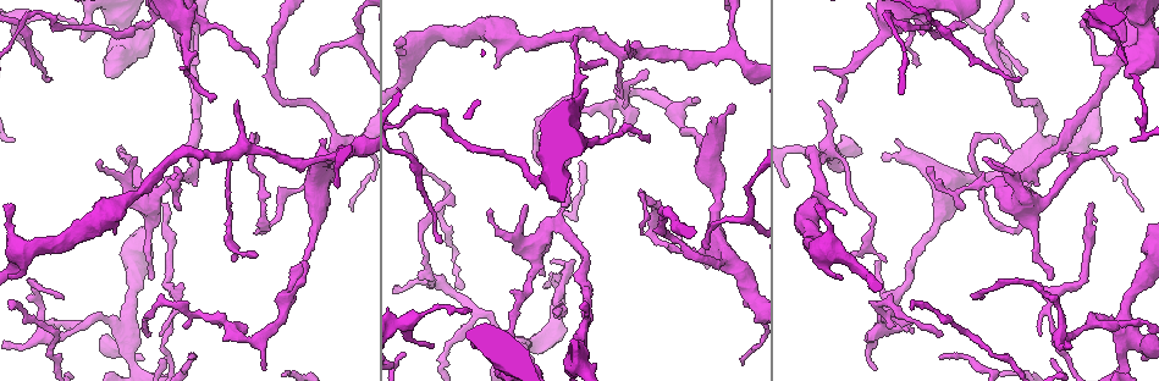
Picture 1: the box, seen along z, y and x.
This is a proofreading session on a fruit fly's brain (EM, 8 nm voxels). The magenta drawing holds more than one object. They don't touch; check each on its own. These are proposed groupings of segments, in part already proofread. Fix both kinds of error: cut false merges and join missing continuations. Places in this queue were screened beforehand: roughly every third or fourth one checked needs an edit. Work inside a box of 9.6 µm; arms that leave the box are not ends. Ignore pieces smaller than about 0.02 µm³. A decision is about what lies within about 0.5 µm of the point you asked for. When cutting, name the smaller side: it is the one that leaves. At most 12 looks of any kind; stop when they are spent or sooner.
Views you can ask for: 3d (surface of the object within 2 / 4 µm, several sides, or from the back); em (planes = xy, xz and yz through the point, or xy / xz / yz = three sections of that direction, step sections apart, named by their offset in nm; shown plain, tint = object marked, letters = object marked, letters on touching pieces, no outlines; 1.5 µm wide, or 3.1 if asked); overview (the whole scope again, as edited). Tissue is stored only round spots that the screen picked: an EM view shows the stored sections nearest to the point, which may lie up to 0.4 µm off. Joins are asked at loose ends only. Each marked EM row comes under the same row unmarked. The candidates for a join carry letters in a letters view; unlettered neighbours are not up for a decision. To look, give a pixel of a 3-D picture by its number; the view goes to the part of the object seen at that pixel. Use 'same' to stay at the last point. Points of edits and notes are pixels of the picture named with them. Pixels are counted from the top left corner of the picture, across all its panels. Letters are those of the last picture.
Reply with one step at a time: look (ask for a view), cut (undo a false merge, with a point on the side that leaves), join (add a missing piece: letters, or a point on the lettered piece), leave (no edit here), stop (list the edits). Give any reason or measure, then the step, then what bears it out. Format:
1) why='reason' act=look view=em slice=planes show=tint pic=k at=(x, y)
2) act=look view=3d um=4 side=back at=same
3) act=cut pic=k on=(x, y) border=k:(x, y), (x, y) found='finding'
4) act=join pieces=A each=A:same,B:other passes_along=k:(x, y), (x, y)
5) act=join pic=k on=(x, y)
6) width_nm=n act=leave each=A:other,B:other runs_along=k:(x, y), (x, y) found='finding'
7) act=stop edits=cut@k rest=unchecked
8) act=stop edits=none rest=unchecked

why='sudden change in width' act=look view=3d um=2 pic=1 at=(1037, 143)

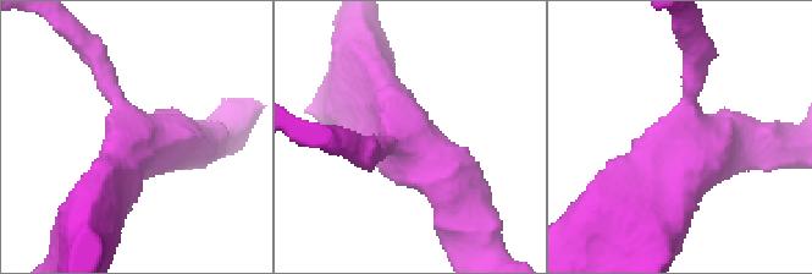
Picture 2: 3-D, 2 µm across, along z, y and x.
arms=3 arm_widths_nm=220,380,480 act=look view=em slice=planes show=tint pic=2 at=(129, 131)

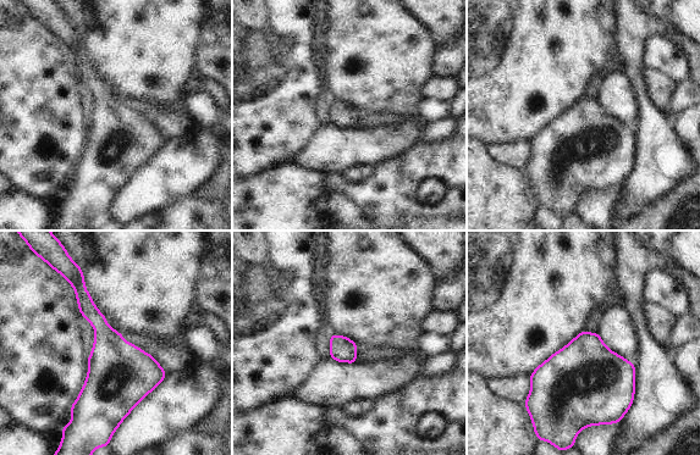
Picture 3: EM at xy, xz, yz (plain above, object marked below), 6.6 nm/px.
act=look view=em slice=planes show=letters at=same

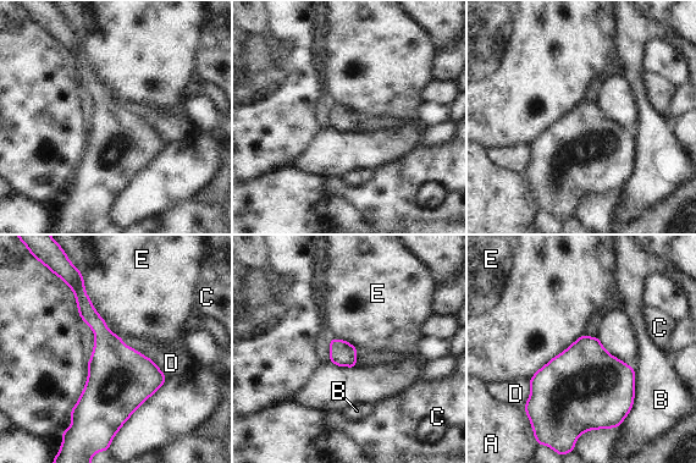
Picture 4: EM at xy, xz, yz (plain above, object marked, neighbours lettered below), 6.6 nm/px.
act=leave each=A:other,B:other,C:other,D:other,E:other found='continuous, no second cell'

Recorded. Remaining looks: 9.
act=look view=em slice=yz step=8 show=letters pic=1 at=(550, 261)

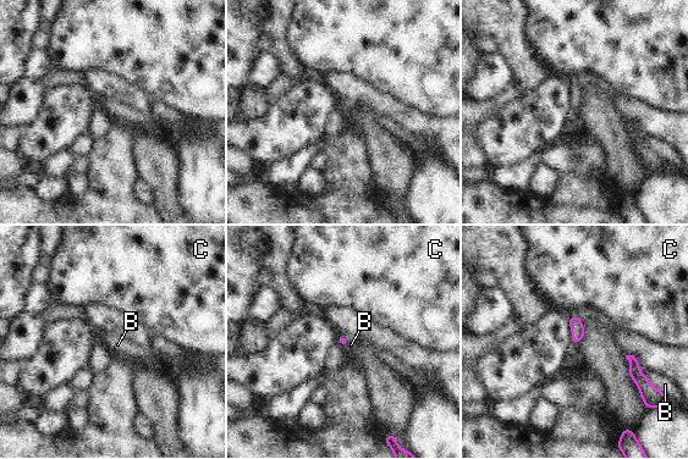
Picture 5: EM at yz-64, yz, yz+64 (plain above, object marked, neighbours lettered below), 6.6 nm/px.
act=look view=em slice=planes show=letters at=same

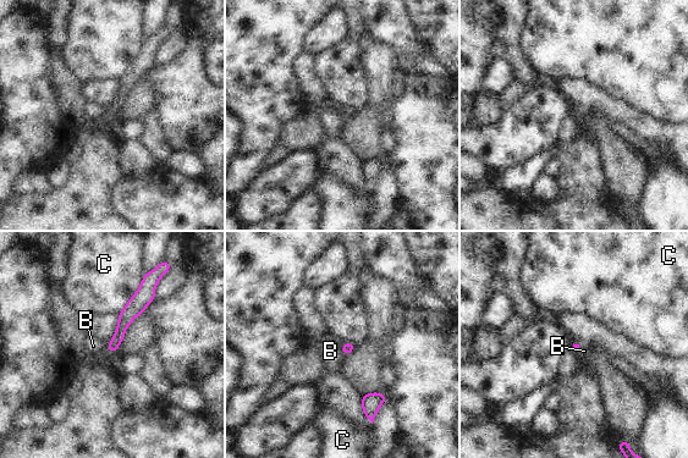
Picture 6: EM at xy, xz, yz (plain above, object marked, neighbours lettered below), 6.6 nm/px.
act=leave each=B:other,C:other border=6:(340, 345), (345, 356) found='none of them fits'

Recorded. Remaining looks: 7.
why='tapers out' act=look view=em slice=planes show=letters pic=1 at=(471, 310)

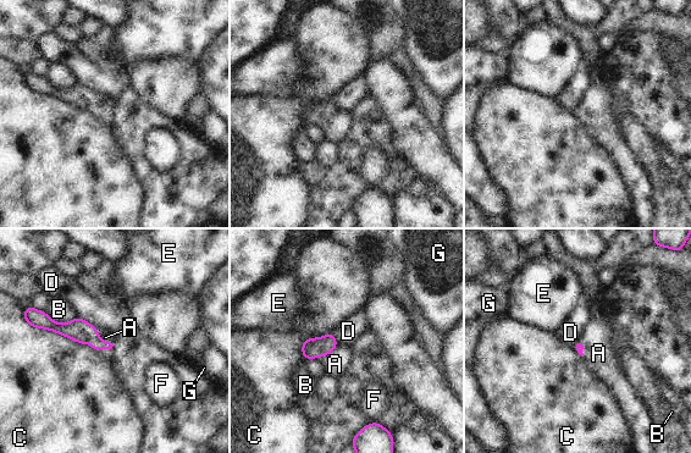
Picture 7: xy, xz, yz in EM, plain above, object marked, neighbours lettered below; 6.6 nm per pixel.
longest_contact=C:380nm act=join pieces=A each=A:same,B:other,C:other,D:other,E:other,F:other,G:other found='the cell continues'

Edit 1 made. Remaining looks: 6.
why='free end' act=look view=3d um=2 pic=1 at=(1020, 81)

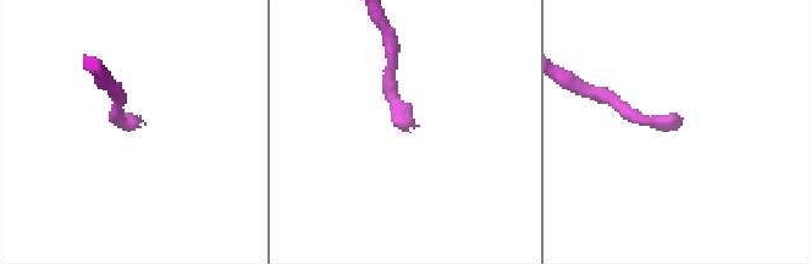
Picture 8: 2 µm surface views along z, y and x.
why='need the tissue' act=look view=em slice=planes show=letters pic=8 at=(405, 129)

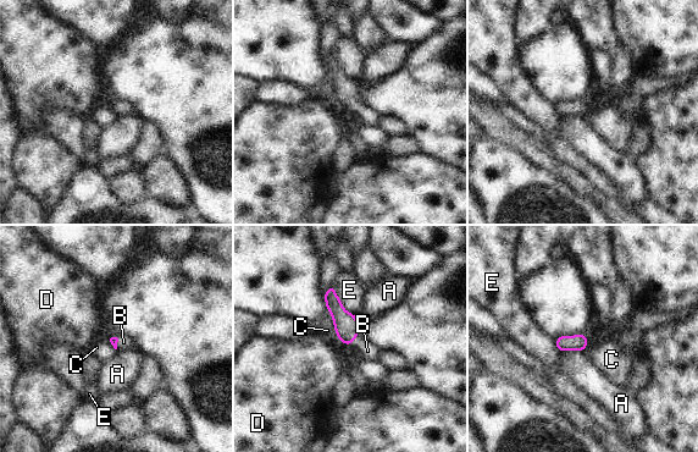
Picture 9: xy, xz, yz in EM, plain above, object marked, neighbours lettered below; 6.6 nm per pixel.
act=join pieces=B each=A:other,B:same,C:other,D:other,E:other found='it goes on there'

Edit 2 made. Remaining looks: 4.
act=look view=overview

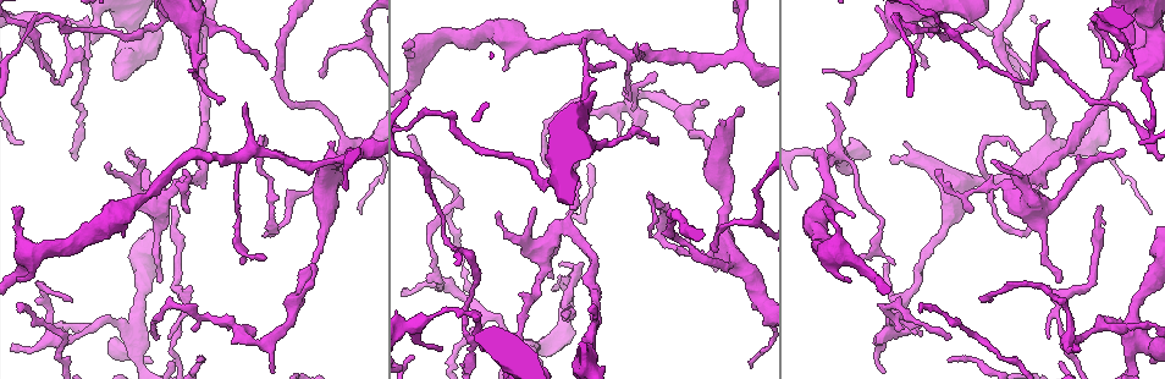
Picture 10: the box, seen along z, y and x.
why='thin end' act=look view=em slice=xz step=4 show=tint pic=10 at=(547, 168)

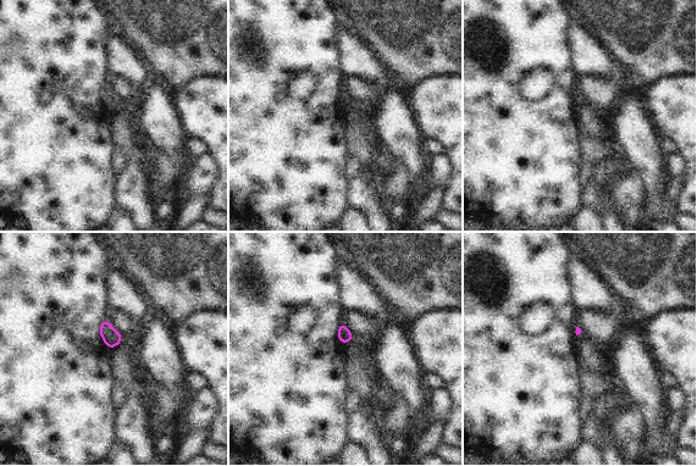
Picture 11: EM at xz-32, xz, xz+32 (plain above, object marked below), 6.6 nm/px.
why='cut it another way' act=look view=em slice=xy step=4 show=letters at=same

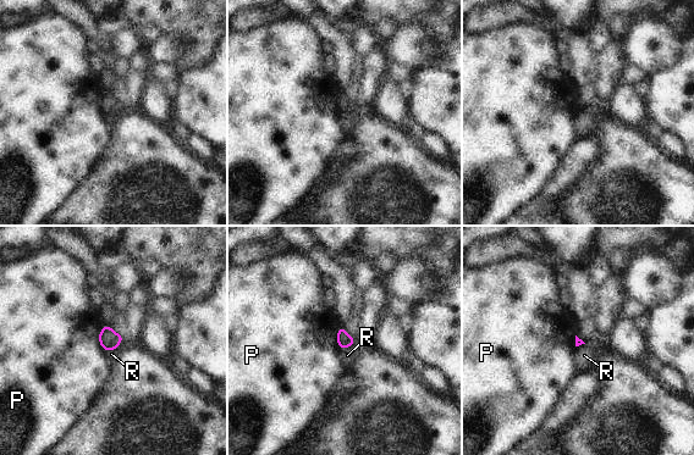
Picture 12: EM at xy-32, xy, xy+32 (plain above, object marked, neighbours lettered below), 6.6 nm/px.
act=leave each=P:other,R:other found='no lettered piece goes on from it'

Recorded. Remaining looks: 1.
act=stop edits=join@7,join@9 rest=unchecked

